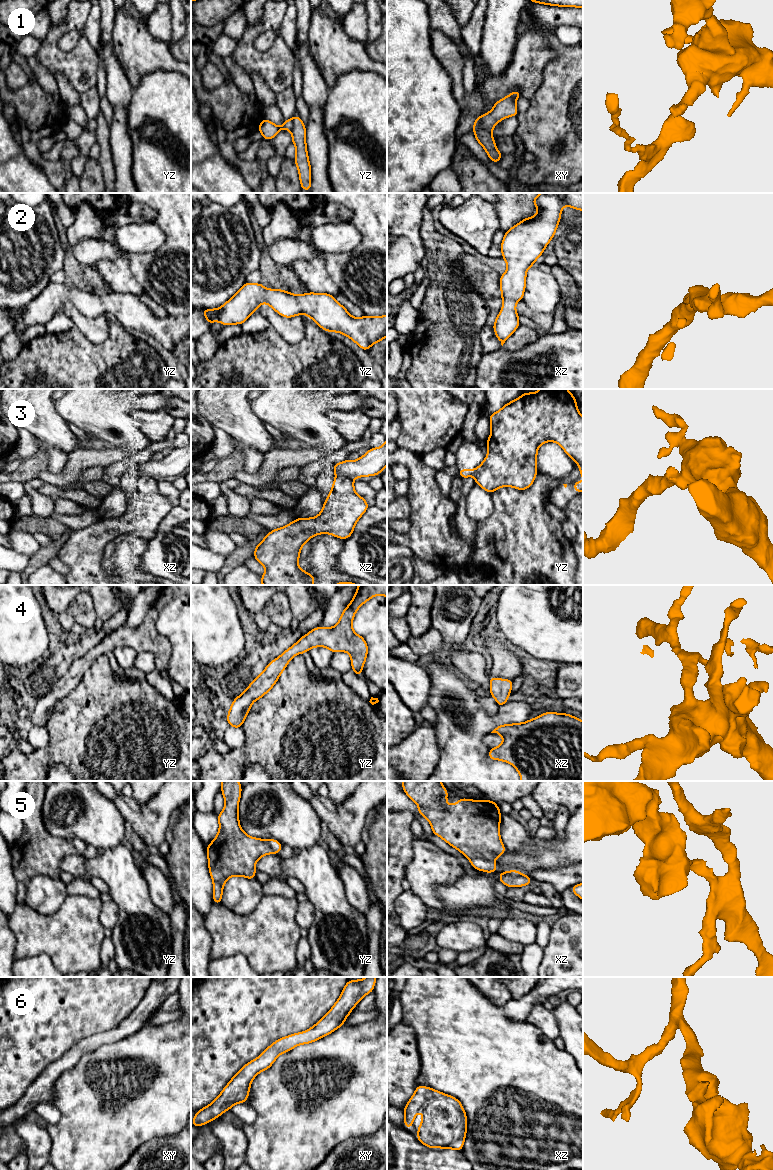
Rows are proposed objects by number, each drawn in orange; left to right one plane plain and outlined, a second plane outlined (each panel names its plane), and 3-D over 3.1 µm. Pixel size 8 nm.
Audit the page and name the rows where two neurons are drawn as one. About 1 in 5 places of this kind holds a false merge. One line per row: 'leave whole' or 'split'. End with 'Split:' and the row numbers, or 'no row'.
1: split
2: leave whole
3: split
4: leave whole
5: leave whole
6: leave whole
Split: 1, 3

